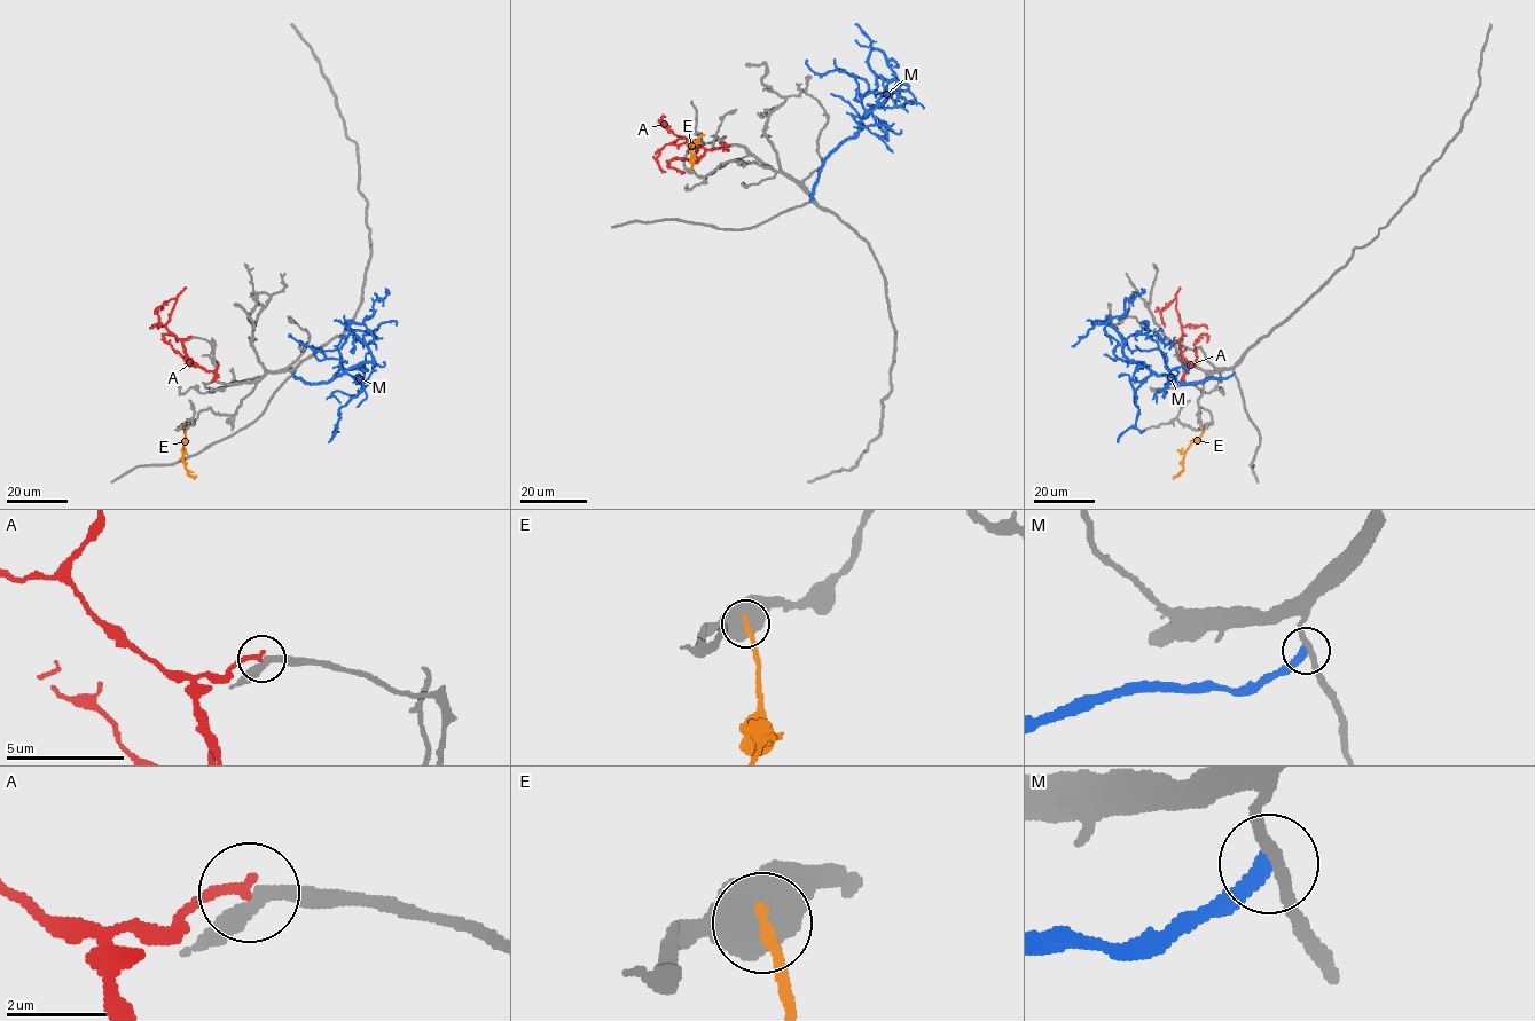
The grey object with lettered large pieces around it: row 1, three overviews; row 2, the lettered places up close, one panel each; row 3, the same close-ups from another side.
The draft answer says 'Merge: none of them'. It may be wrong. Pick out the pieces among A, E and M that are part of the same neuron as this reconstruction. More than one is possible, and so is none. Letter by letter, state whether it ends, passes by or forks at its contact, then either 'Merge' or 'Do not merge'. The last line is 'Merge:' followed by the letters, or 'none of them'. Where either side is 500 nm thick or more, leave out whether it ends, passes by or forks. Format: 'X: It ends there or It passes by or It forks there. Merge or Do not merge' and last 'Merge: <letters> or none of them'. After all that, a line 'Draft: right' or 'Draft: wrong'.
A: It ends there. Do not merge
E: Do not merge
M: It ends there. Do not merge
Merge: none of them
Draft: right

